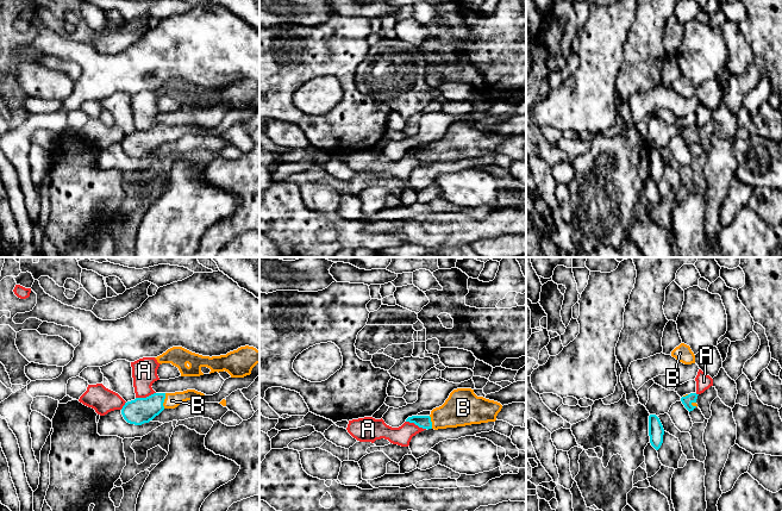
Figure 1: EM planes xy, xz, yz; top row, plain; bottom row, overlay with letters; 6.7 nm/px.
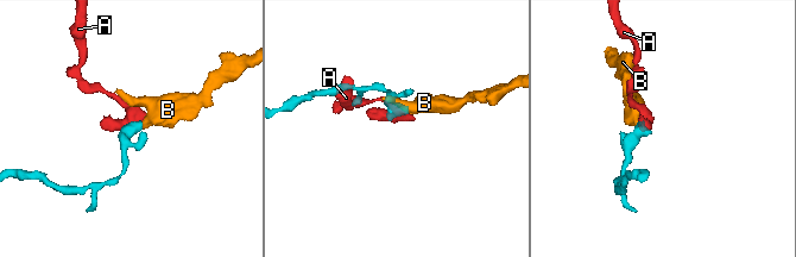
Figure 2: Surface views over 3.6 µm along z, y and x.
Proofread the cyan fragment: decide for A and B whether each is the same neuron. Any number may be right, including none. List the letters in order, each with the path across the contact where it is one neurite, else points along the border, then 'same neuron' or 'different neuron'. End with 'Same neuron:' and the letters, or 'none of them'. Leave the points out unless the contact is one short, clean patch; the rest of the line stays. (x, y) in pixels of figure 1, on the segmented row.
A: border along xy (155, 392), (136, 398); different neuron
B: runs through xy (142, 410), (163, 400), (171, 400); same neuron
Same neuron: B

